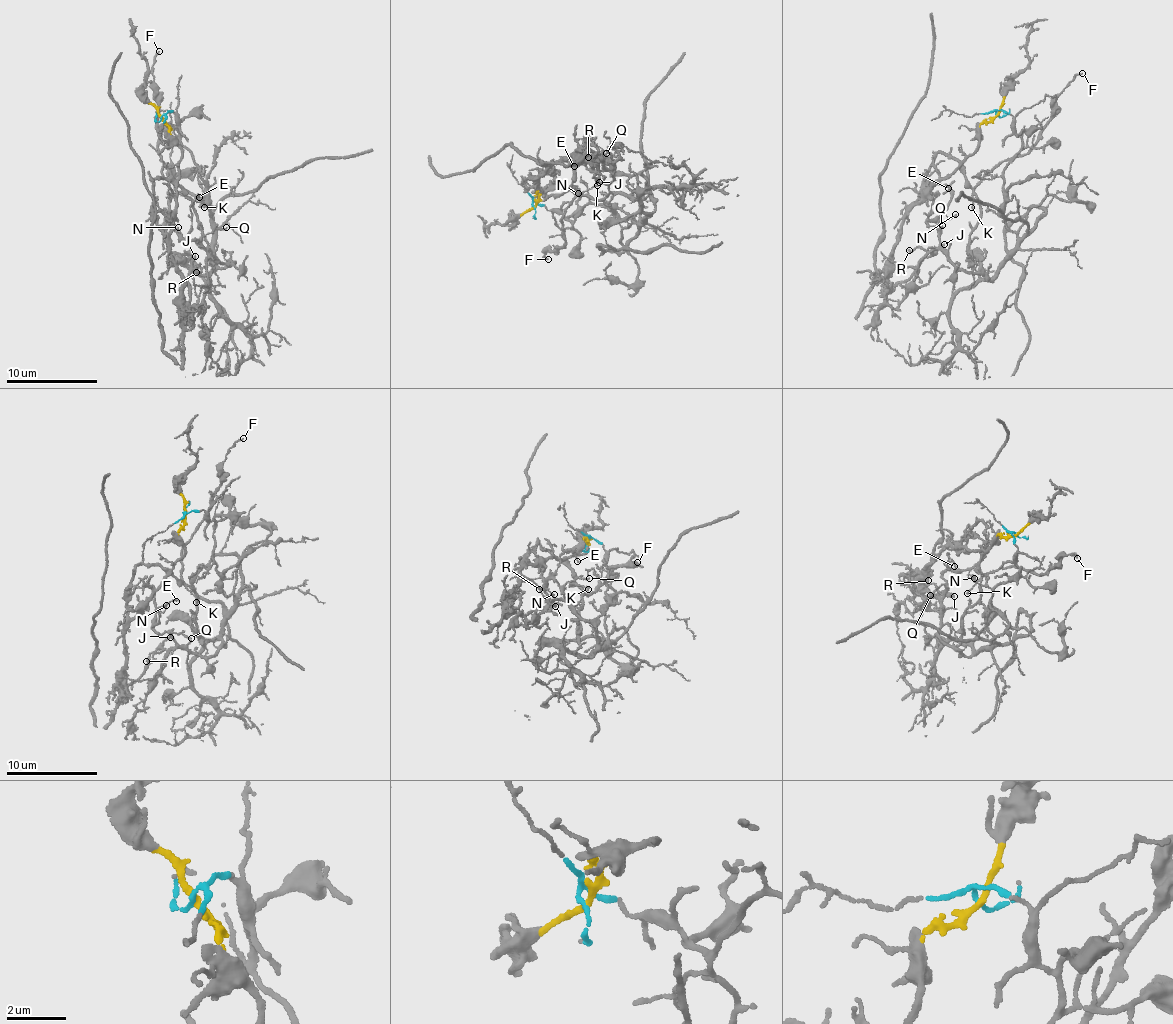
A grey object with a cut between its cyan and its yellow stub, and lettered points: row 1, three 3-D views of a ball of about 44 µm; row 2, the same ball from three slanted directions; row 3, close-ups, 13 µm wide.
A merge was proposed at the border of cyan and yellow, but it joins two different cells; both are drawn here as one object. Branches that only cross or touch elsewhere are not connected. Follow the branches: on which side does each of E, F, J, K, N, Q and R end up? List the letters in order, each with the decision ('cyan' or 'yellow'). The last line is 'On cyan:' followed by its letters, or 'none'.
E: cyan
F: yellow
J: yellow
K: yellow
N: cyan
Q: cyan
R: yellow
On cyan: E, N, Q

